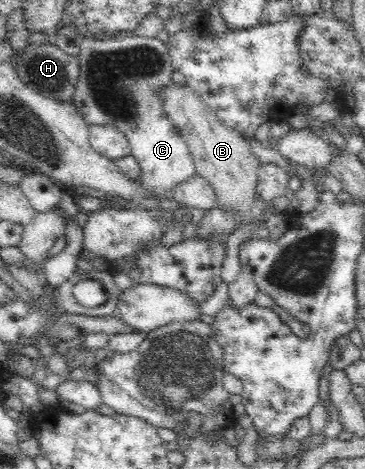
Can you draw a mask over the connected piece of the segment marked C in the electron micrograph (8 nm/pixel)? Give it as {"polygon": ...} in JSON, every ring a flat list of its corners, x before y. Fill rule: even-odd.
{"polygon":[[117,36,113,39,92,39,84,37,78,56,80,73,71,103,76,106,83,120,89,125,114,124,130,142,130,154,139,163,141,176,137,183,143,187,143,199,155,199,160,204,163,199,172,198,172,190,196,173,187,143,169,121,161,107,157,90,171,84,173,63,166,44,157,37]]}

